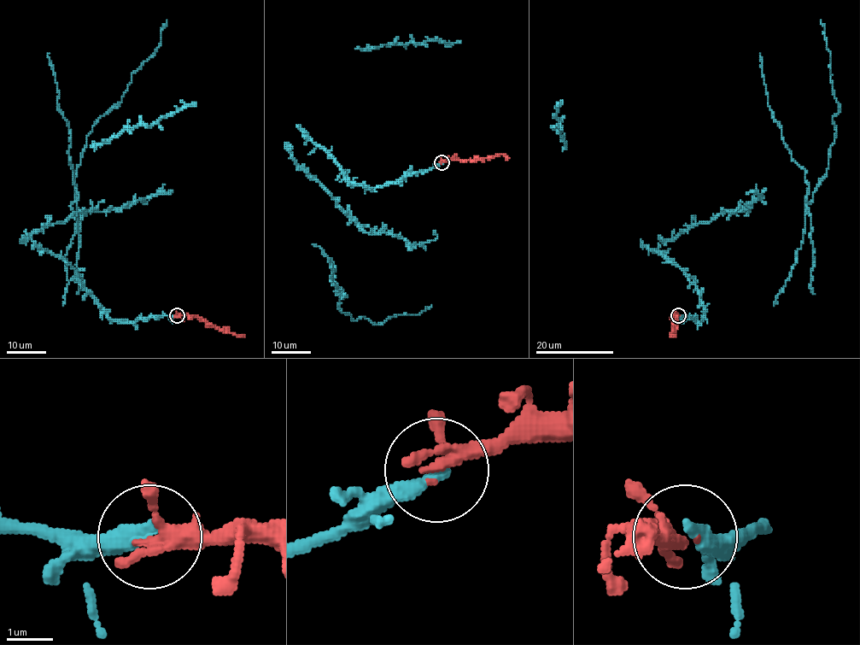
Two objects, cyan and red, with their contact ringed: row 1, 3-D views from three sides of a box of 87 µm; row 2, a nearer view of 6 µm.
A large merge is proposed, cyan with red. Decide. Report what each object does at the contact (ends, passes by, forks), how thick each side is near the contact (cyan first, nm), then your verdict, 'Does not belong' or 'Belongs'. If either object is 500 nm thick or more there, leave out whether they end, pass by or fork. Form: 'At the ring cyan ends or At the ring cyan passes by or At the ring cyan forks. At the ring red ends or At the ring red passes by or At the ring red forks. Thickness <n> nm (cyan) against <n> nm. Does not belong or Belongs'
At the ring cyan ends. At the ring red passes by. Thickness 400 nm (cyan) against 280 nm. Belongs

